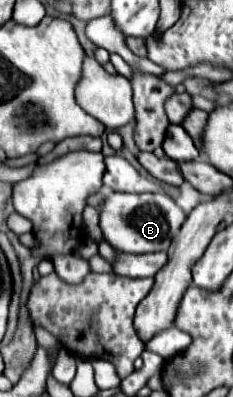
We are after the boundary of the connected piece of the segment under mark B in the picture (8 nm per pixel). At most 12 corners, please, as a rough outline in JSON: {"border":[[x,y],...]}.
{"border":[[109,193],[99,209],[117,251],[167,251],[185,221],[165,193]]}

